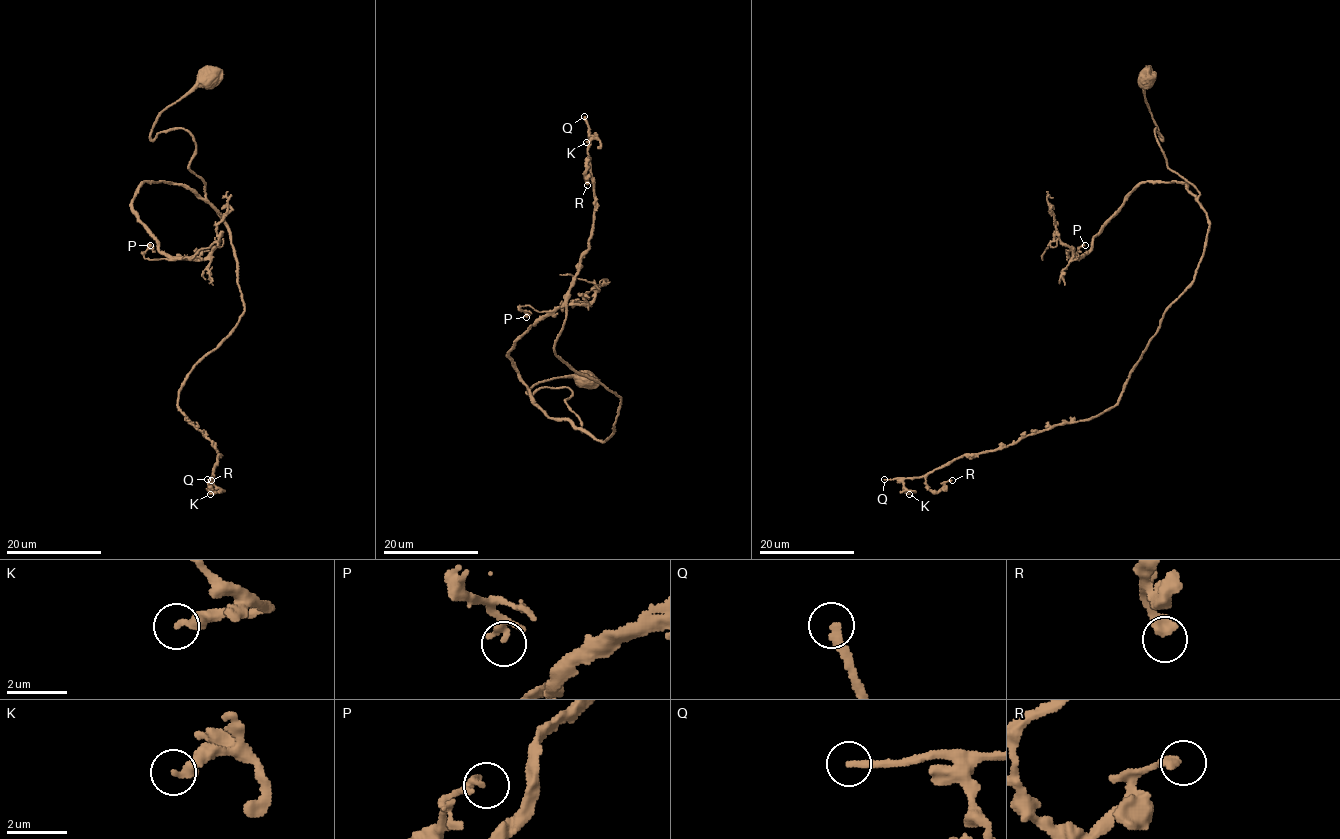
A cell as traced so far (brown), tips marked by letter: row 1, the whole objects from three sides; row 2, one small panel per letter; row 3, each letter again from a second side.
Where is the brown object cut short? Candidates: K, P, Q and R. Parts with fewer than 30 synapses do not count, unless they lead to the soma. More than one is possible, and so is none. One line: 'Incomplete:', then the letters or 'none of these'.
Incomplete: Q

